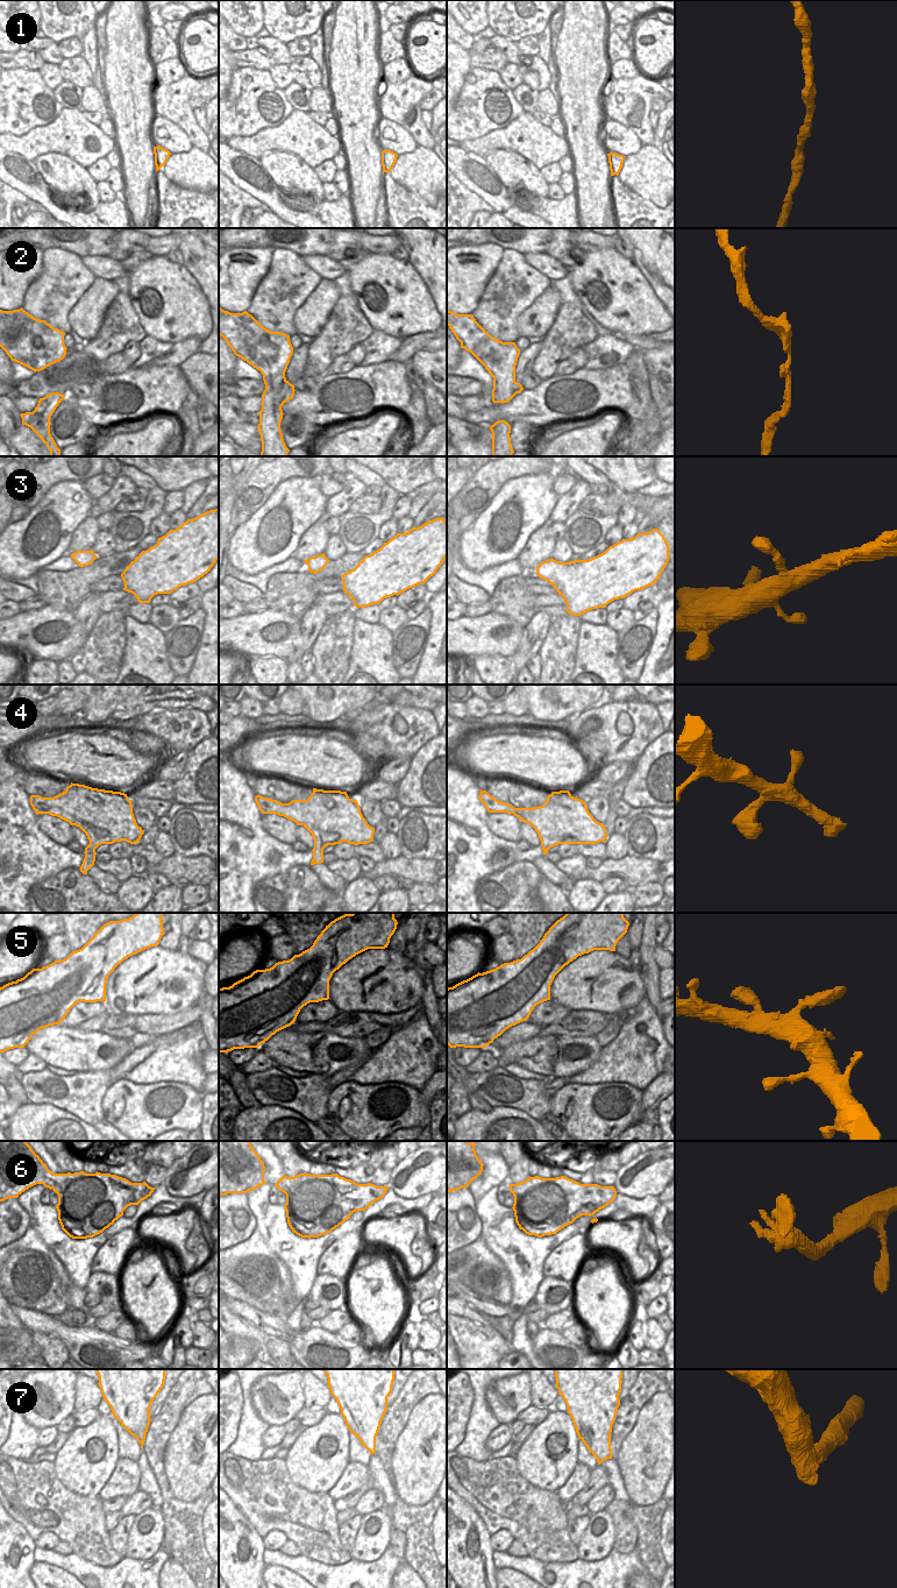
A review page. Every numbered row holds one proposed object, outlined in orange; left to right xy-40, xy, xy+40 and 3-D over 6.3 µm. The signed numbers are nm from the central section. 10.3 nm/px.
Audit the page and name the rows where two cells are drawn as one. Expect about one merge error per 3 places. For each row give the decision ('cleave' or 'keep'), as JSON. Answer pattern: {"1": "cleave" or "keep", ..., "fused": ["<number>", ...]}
{"1": "keep", "2": "keep", "3": "keep", "4": "keep", "5": "keep", "6": "cleave", "7": "cleave", "fused": ["6", "7"]}

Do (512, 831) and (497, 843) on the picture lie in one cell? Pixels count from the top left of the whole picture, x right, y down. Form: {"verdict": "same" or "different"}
{"verdict": "different"}

